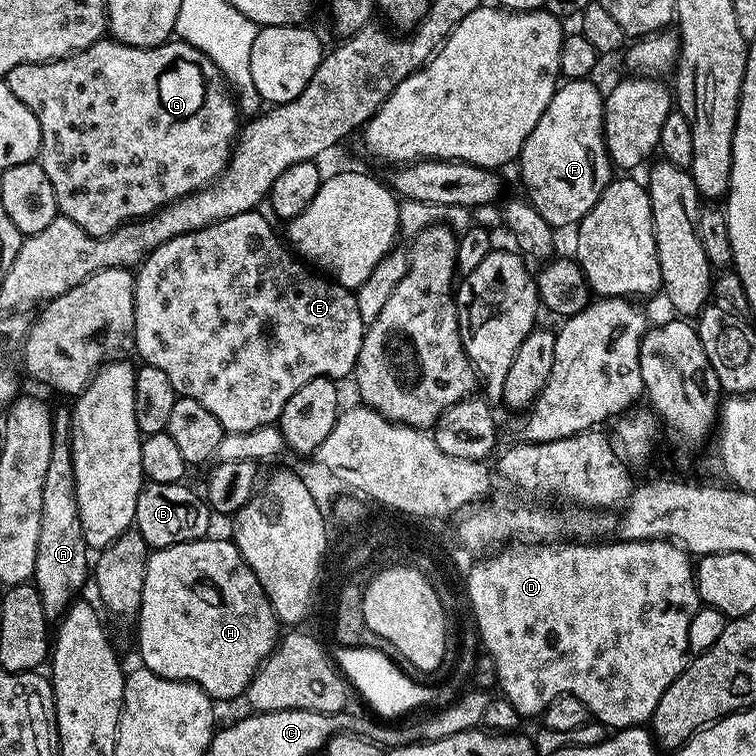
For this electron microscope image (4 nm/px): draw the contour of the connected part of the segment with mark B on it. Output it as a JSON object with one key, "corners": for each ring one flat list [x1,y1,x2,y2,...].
{"corners":[[148,482,141,488,134,528,142,534,149,549,169,548,191,540,203,540,209,535,208,527,212,524,214,513,209,508,207,499,186,485,184,482,178,484]]}

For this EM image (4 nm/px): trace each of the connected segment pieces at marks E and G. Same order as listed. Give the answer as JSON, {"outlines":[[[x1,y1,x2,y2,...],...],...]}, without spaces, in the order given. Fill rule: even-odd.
{"outlines":[[[258,210,246,214,234,214,234,218,219,220,205,228,170,238,162,246,158,246,153,252,148,253,135,273,134,322,136,323,136,335,134,348,135,351,140,351,139,359,150,366,158,366,158,370,164,371,166,378,170,378,170,386,174,386,177,394,186,398,194,398,194,402,206,406,206,410,210,410,210,414,214,414,214,418,218,418,218,422,222,422,225,433,245,432,267,424,275,425,280,419,286,402,290,402,292,395,302,386,306,386,306,382,319,376,351,377,356,371,358,354,362,350,366,321,362,318,362,314,358,314,355,291,344,288,335,280,313,270,307,263,297,259,286,247,285,241,281,237,281,241,276,237,276,232,272,227,274,227,273,221,267,220]],[[105,38,94,42,94,46,61,60,14,66,14,70,10,70,7,74,6,83,10,86,10,90,14,90,14,98,18,98,18,102,22,102,32,111,34,118,38,118,38,126,42,133,38,163,42,166,42,170,46,170,46,178,50,178,54,186,59,215,70,218,70,222,78,222,78,226,82,226,82,230,86,230,86,234,91,236,109,236,124,224,150,216,165,204,173,204,176,200,182,200,202,188,207,188,223,174,228,167,228,159,232,157,232,149,238,135,237,101,212,59,202,54,202,50,185,44,179,38,173,38,168,43,153,48,135,48]]]}

